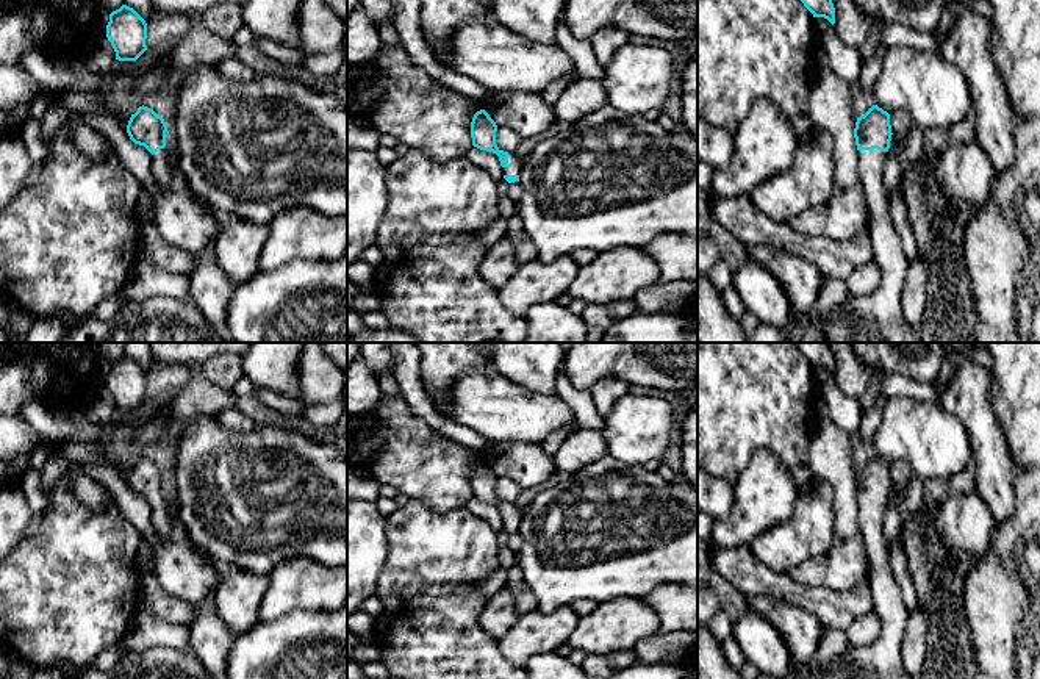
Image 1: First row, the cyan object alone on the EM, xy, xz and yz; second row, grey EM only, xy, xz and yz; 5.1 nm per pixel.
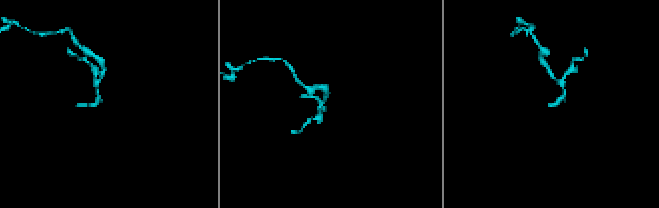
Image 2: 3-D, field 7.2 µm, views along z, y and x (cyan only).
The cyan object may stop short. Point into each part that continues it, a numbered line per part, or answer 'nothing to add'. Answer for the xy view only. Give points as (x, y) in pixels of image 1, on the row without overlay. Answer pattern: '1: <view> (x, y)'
1: xy (160, 517)

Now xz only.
1: xz (515, 513)

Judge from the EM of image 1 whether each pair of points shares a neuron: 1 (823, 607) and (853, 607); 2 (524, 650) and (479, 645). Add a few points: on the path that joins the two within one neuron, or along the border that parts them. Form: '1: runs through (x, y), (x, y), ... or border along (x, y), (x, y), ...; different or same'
1: runs through (831, 607), (845, 607); same
2: border along (496, 640), (501, 653), (512, 662); different

